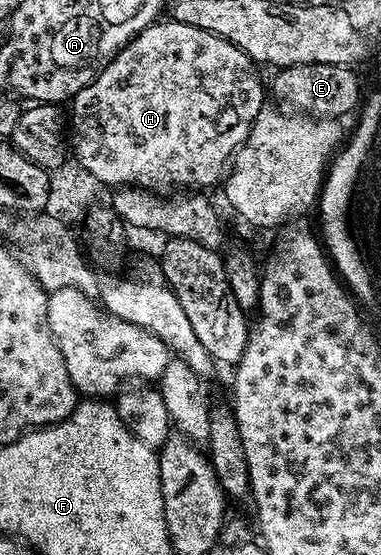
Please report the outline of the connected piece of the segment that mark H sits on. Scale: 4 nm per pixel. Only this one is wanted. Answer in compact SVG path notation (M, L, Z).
M158 20L149 26L142 34L136 34L115 57L108 59L100 72L87 88L83 88L72 98L71 107L71 150L83 168L97 176L109 188L155 186L189 186L185 188L207 188L222 181L227 167L236 151L243 145L252 122L266 101L261 91L261 78L257 75L258 67L253 59L248 58L235 44L223 40L217 34L207 32L203 28L195 28L191 24L183 24L172 20Z

